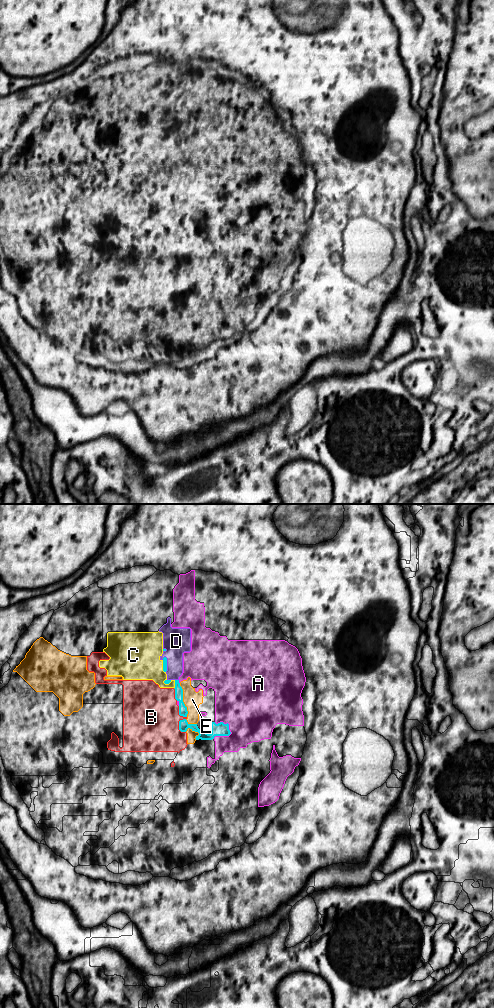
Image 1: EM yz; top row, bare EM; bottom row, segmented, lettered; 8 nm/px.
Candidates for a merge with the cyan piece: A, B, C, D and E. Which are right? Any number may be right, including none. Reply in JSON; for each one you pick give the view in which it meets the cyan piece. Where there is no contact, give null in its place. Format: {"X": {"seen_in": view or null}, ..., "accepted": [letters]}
{"A": {"seen_in": "yz"}, "B": {"seen_in": "yz"}, "C": {"seen_in": "yz"}, "D": {"seen_in": "yz"}, "E": {"seen_in": "yz"}, "accepted": ["A", "B", "C", "D", "E"]}

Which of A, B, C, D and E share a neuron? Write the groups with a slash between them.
A B C D E

